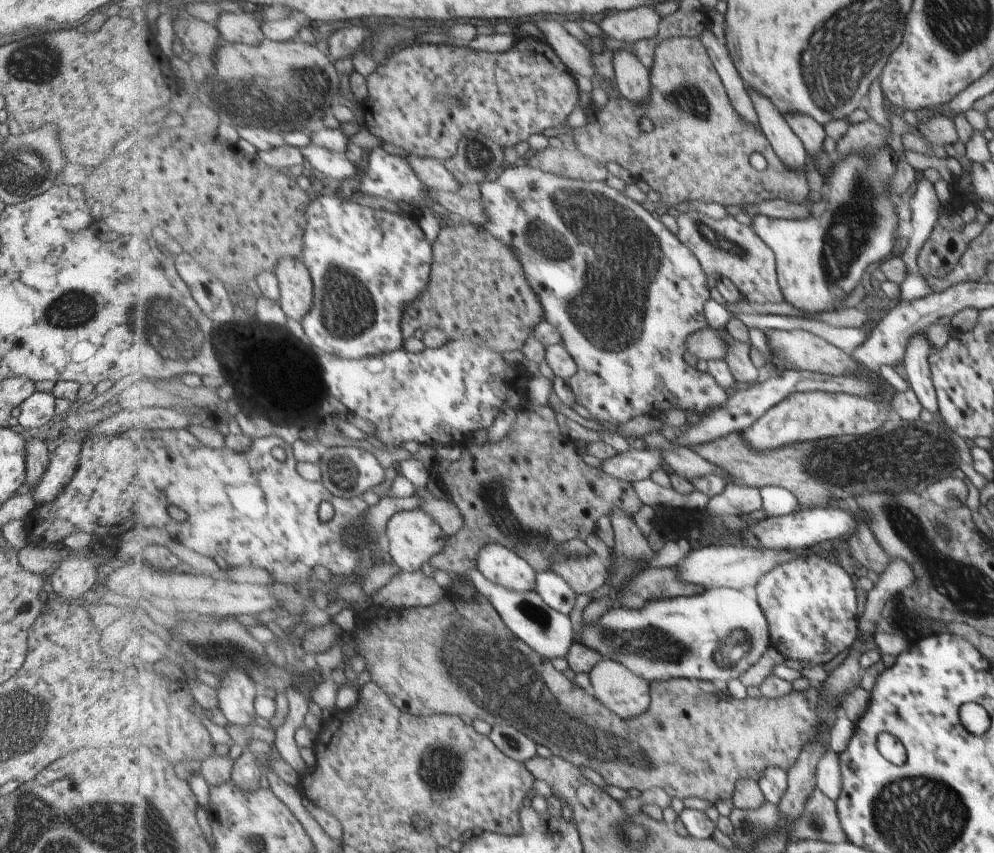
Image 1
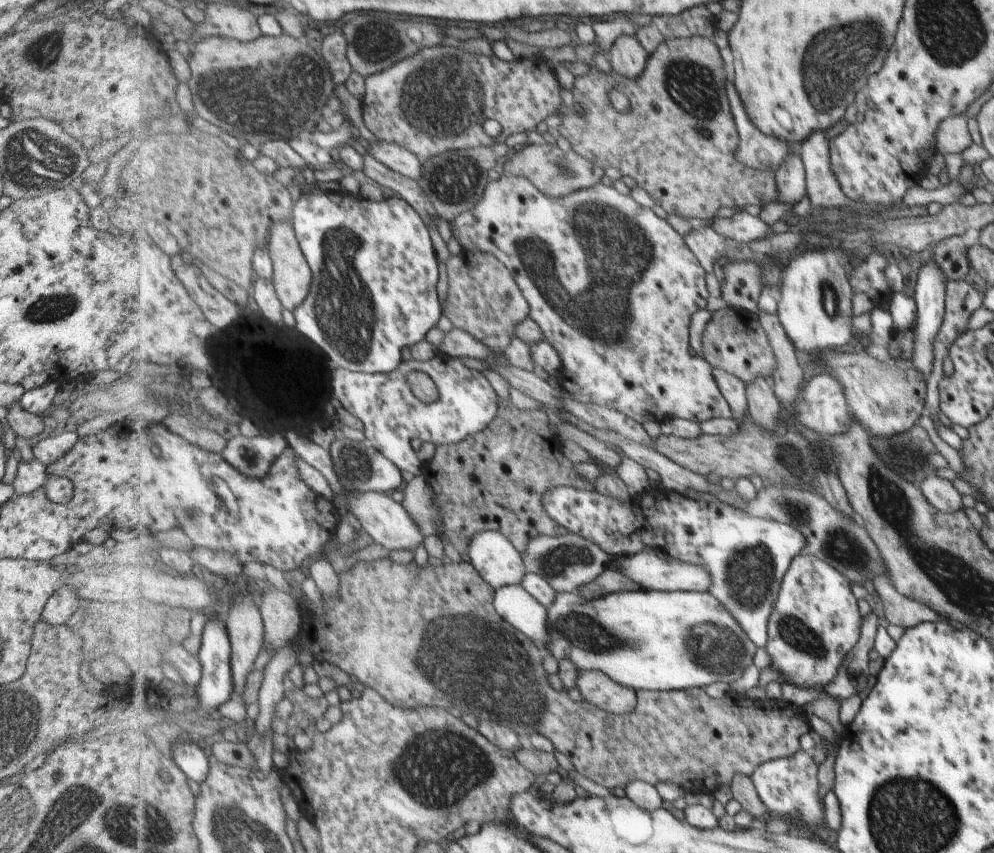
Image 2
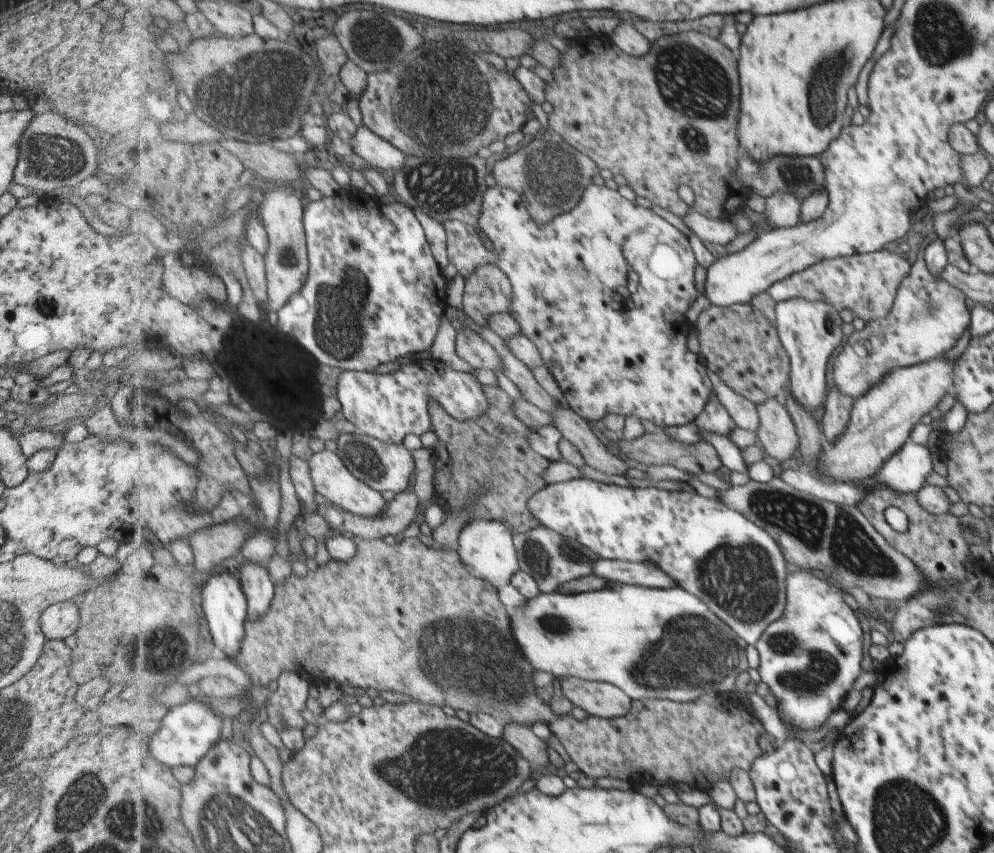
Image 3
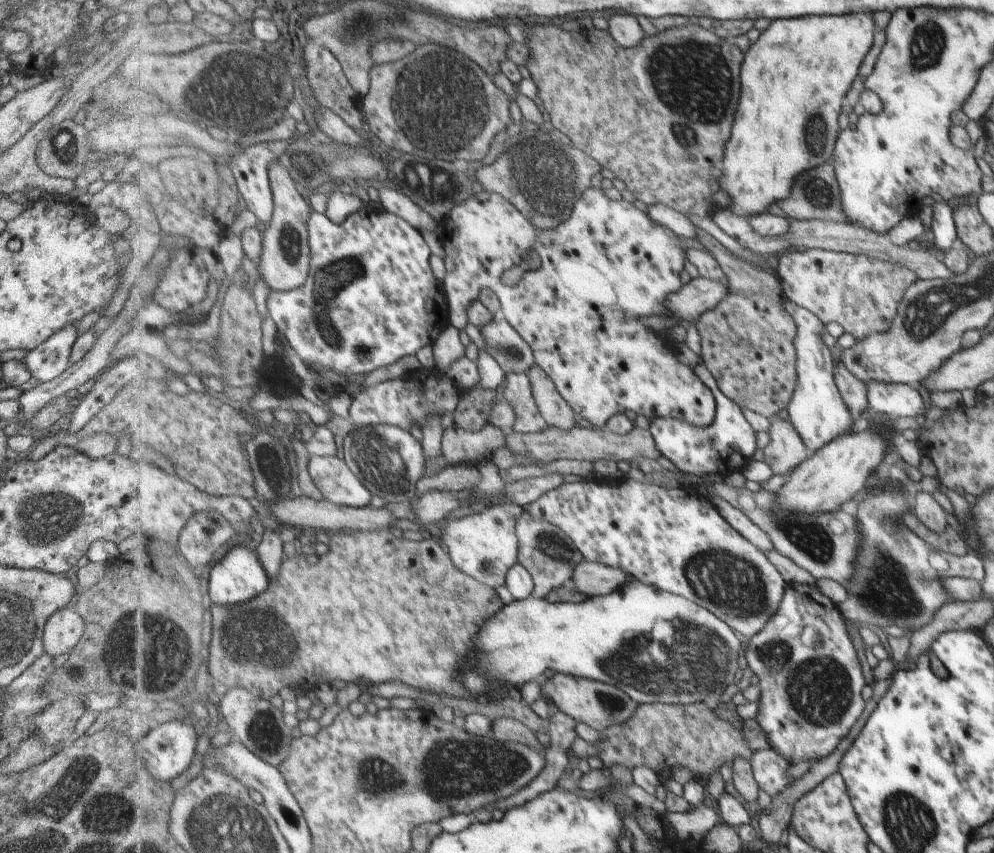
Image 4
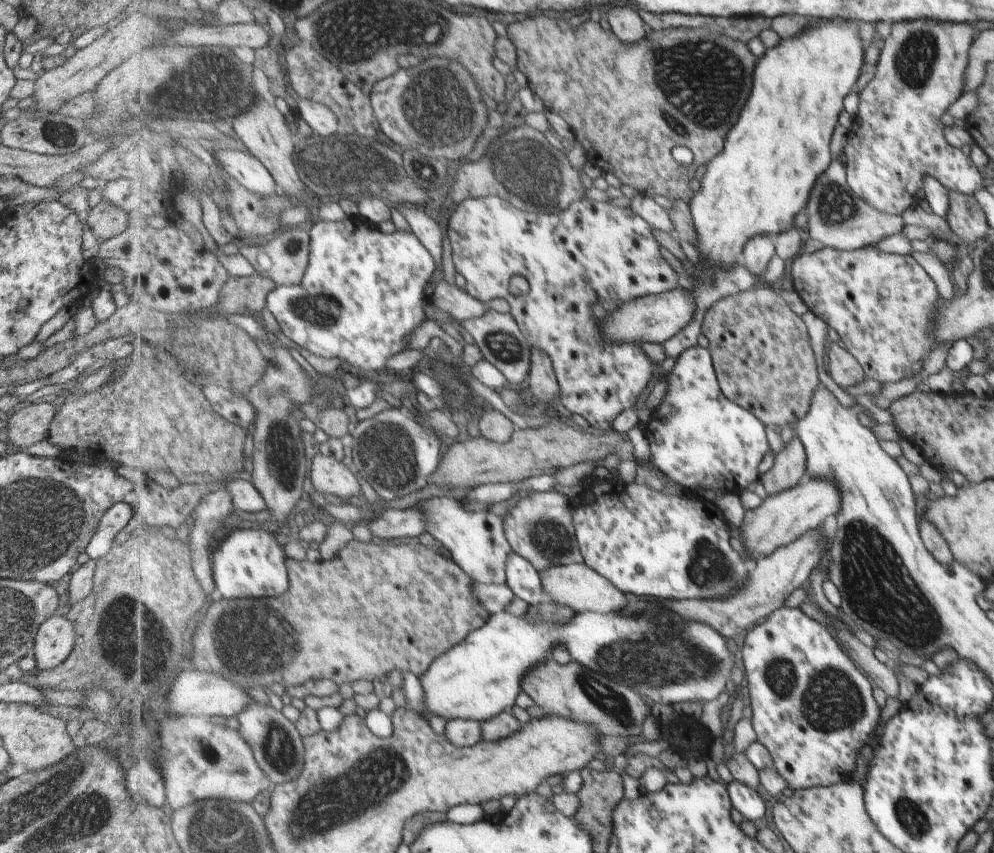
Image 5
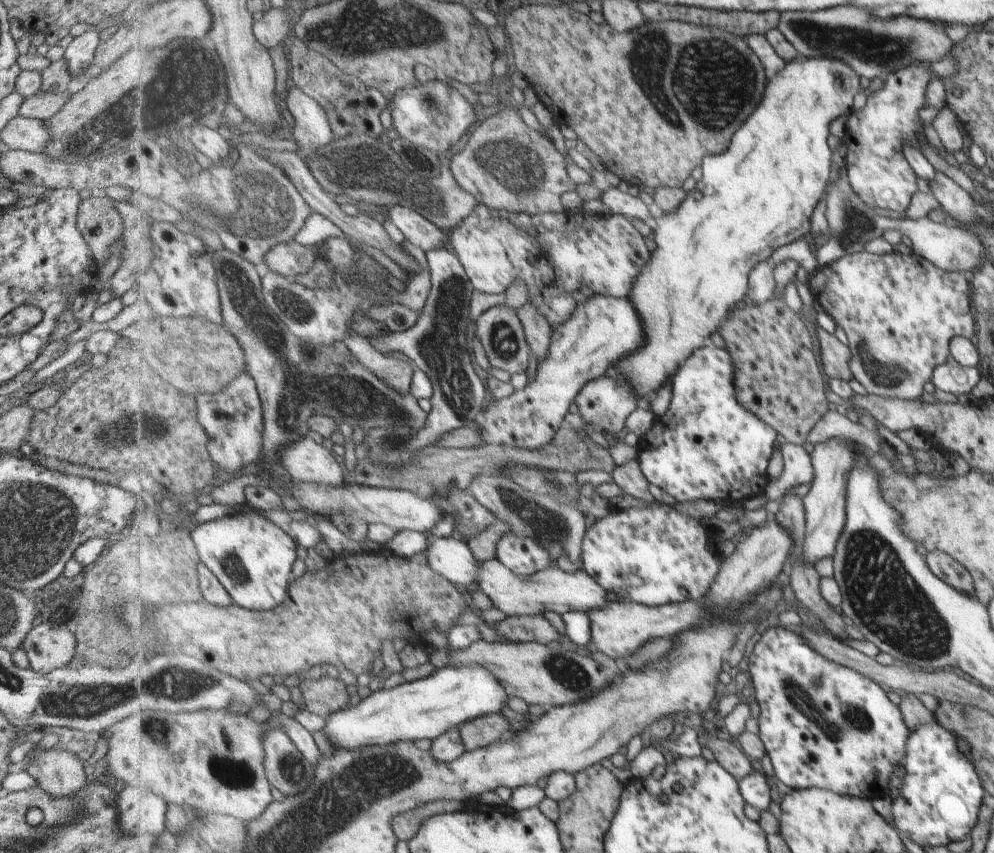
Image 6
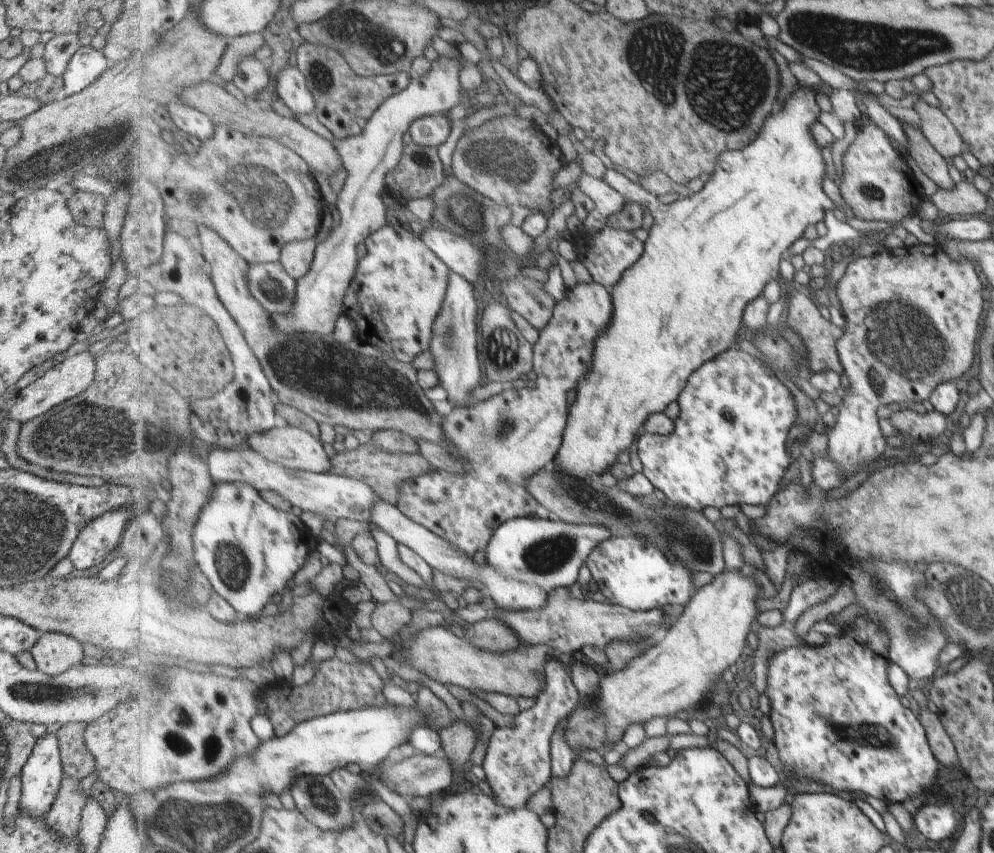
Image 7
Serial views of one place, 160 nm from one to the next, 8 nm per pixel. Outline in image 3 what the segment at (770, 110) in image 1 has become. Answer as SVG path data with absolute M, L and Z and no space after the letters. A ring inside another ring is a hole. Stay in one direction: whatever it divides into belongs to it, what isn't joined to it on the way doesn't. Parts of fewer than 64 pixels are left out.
M781 192L767 199L763 216L774 229L789 229L801 223L800 209L801 202L795 194Z

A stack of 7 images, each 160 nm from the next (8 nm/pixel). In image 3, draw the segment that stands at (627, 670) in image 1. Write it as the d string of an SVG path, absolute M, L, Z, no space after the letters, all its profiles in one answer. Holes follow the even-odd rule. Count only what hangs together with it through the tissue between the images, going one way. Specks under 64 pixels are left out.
M563 677L561 680L563 693L574 704L584 709L588 716L609 718L627 717L633 709L634 700L623 688L608 681L587 681L578 677Z

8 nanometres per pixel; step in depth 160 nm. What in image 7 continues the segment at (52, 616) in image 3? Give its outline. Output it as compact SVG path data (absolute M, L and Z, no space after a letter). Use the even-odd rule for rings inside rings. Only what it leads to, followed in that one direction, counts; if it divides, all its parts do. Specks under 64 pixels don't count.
M41 632L39 642L30 650L37 670L49 677L60 676L73 665L82 664L81 644L73 637L59 633Z

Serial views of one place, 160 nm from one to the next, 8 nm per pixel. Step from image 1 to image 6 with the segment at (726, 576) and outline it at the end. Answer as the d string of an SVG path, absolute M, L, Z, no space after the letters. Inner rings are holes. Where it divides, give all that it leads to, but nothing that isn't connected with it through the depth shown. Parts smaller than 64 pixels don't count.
M433 537L427 552L432 568L444 574L458 586L477 583L494 601L495 606L508 617L516 615L543 615L544 612L557 612L565 615L572 611L591 611L602 607L606 602L607 590L588 572L577 570L568 574L557 565L540 571L532 576L520 576L510 570L500 558L480 561L472 550L468 540L450 537Z

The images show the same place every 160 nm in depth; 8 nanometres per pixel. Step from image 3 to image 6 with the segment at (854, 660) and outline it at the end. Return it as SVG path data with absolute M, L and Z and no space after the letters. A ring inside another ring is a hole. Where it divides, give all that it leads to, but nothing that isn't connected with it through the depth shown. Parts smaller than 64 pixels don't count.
M782 624L772 627L762 634L762 638L756 644L756 648L751 655L751 672L748 678L751 679L753 692L762 706L762 715L760 716L761 731L760 735L765 740L767 752L772 758L773 766L776 772L776 780L779 781L787 790L807 789L808 787L820 787L821 789L835 791L839 795L850 795L856 798L873 798L878 796L880 790L888 788L890 776L898 771L900 762L905 762L907 757L907 740L910 738L910 730L906 728L906 719L903 717L903 711L894 706L886 692L880 688L879 683L868 678L867 675L860 676L860 671L852 670L851 667L844 668L840 663L835 663L828 658L818 654L807 639L803 638L803 633L792 632L782 628Z

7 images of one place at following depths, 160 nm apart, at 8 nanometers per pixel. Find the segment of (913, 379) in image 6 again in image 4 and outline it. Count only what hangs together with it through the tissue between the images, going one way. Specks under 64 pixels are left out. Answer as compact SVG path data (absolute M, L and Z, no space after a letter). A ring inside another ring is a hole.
M826 249L786 253L777 259L777 264L777 275L784 285L786 301L800 304L825 323L838 322L844 327L845 332L854 336L856 342L866 340L871 334L886 333L890 330L907 290L920 280L915 271L905 266L873 259L865 254L839 253Z

